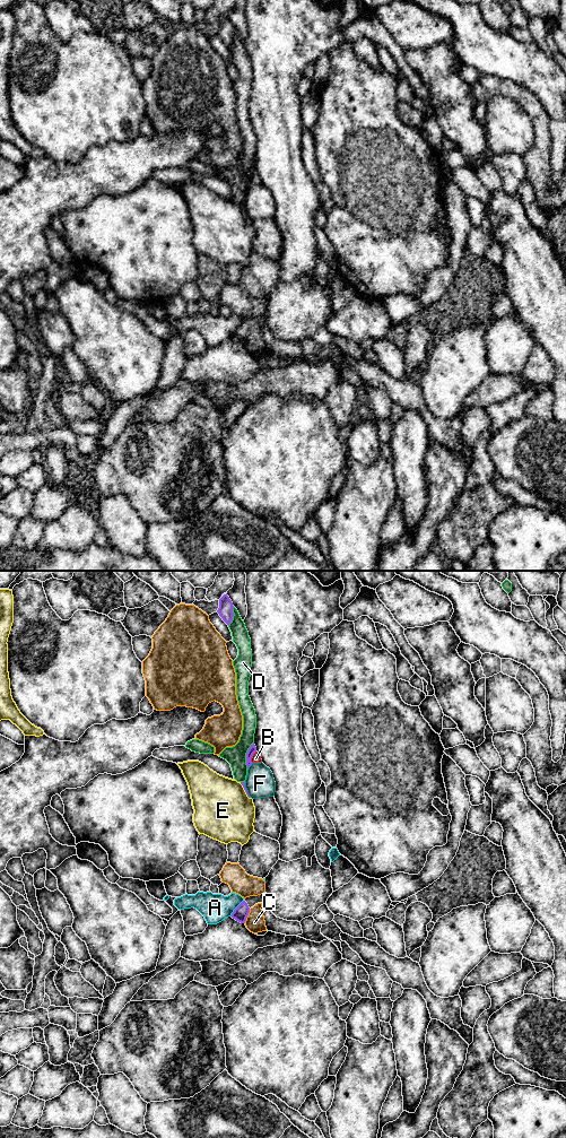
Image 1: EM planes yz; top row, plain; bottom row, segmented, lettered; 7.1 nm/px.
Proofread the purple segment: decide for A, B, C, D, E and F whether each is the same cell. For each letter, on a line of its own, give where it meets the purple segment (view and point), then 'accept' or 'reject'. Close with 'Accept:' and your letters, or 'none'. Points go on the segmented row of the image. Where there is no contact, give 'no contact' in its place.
A: meets purple in yz at (236, 908); reject
B: meets purple in yz at (252, 755); reject
C: meets purple in yz at (246, 915); reject
D: meets purple in yz at (246, 755); reject
E: meets purple in yz at (244, 789); reject
F: meets purple in yz at (250, 765); reject
Accept: none

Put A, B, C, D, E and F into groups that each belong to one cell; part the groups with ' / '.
A / B / C / D / E / F

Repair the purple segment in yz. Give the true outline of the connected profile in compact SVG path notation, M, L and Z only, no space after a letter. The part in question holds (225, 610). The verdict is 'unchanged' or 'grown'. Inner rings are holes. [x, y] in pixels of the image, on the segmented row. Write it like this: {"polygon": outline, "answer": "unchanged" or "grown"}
{"polygon": "M224 594L220 599L219 599L219 608L217 610L217 613L219 614L219 616L223 618L223 620L229 626L229 624L233 620L233 602L229 599L229 597L226 594Z", "answer": "unchanged"}

